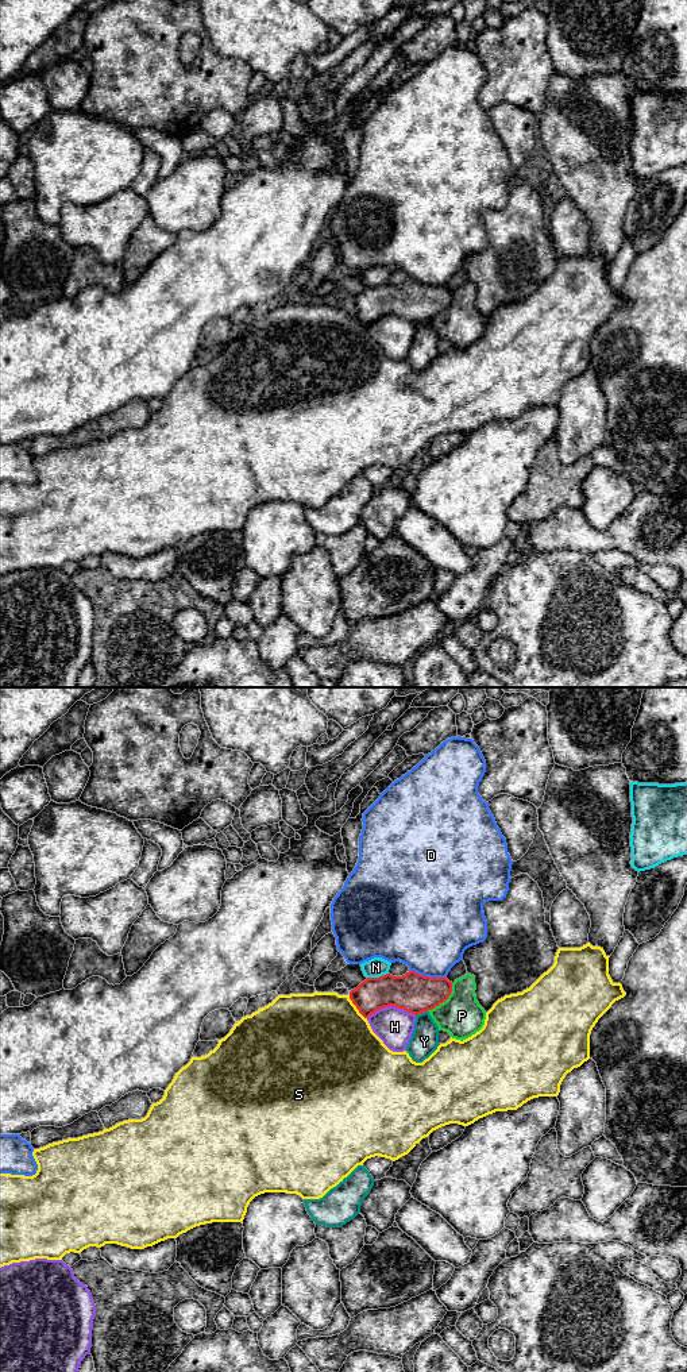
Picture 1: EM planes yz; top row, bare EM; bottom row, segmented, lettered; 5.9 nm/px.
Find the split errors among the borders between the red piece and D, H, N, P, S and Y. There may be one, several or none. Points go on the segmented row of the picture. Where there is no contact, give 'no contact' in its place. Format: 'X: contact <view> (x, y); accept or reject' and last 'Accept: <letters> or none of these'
D: contact yz (428, 977); reject
H: contact yz (390, 1005); reject
N: contact yz (377, 978); reject
P: contact yz (444, 1001); reject
S: contact yz (356, 1008); reject
Y: contact yz (421, 1012); reject
Accept: none of these

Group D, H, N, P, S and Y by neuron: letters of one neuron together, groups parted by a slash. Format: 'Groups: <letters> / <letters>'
Groups: D / H / N / P / S / Y

